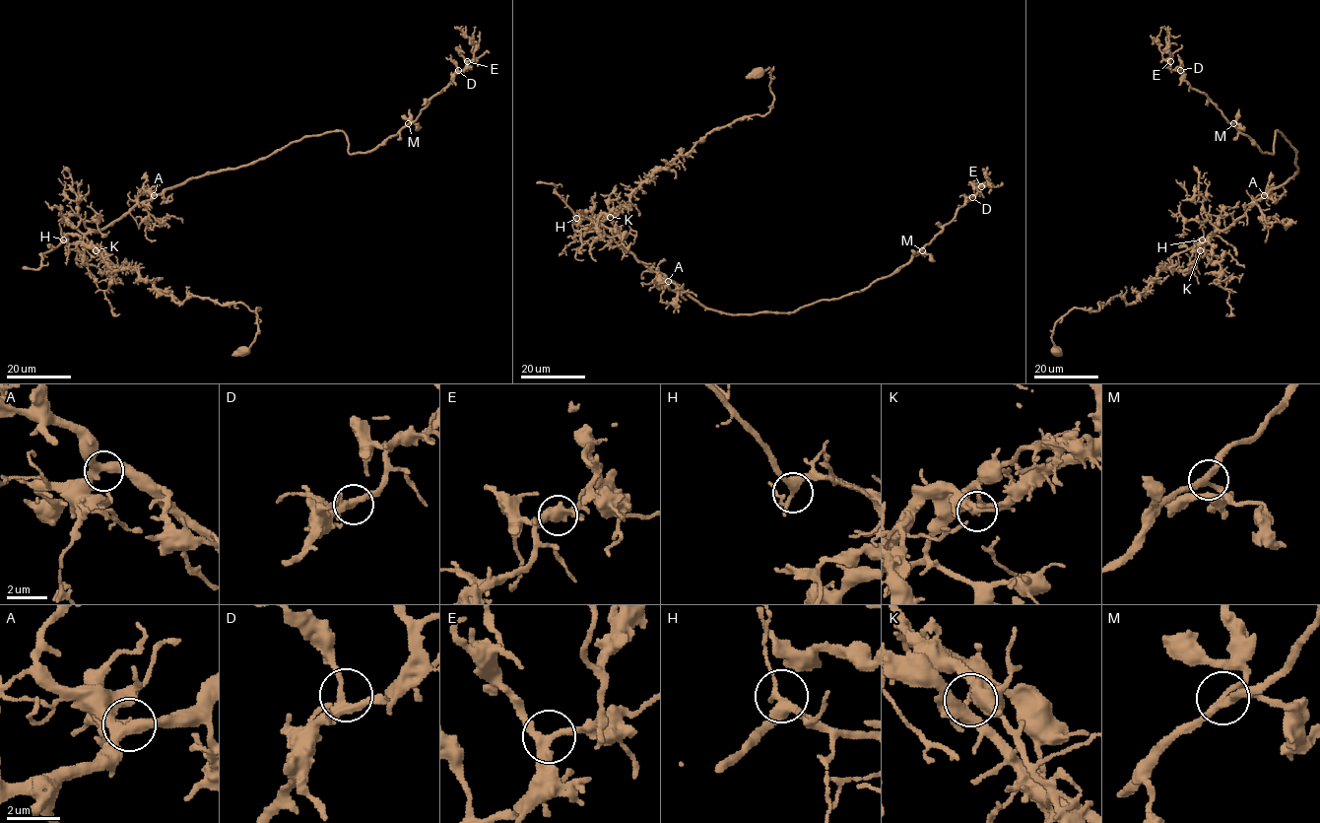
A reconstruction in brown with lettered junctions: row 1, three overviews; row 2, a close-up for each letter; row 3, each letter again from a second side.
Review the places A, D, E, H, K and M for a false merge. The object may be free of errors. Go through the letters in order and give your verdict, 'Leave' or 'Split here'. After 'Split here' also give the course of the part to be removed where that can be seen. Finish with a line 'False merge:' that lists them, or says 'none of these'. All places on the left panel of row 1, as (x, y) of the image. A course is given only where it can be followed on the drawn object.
A: Leave
D: Leave
E: Leave
H: Leave
K: Split here. Course of the part to remove: (96, 250), (114, 269), (133, 268), (179, 304), (198, 296), (260, 308), (254, 341), (231, 355)
M: Leave
False merge: K

